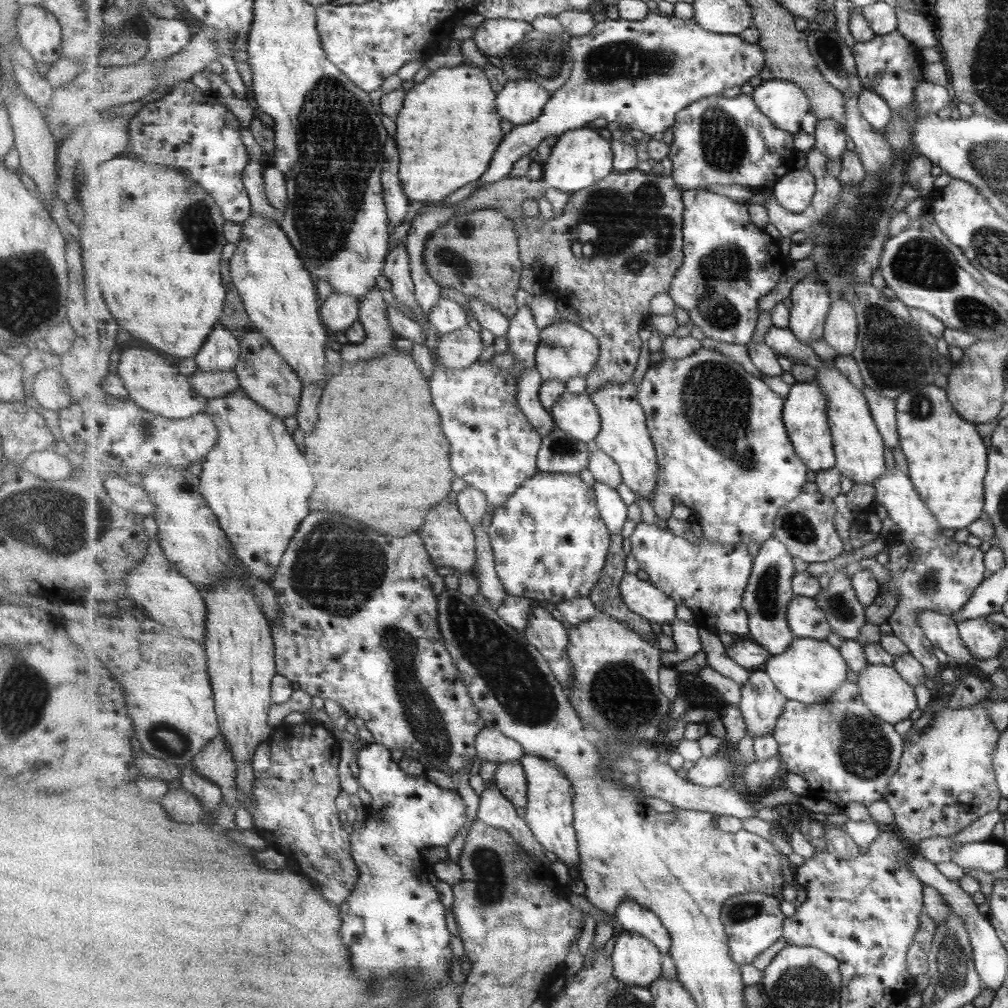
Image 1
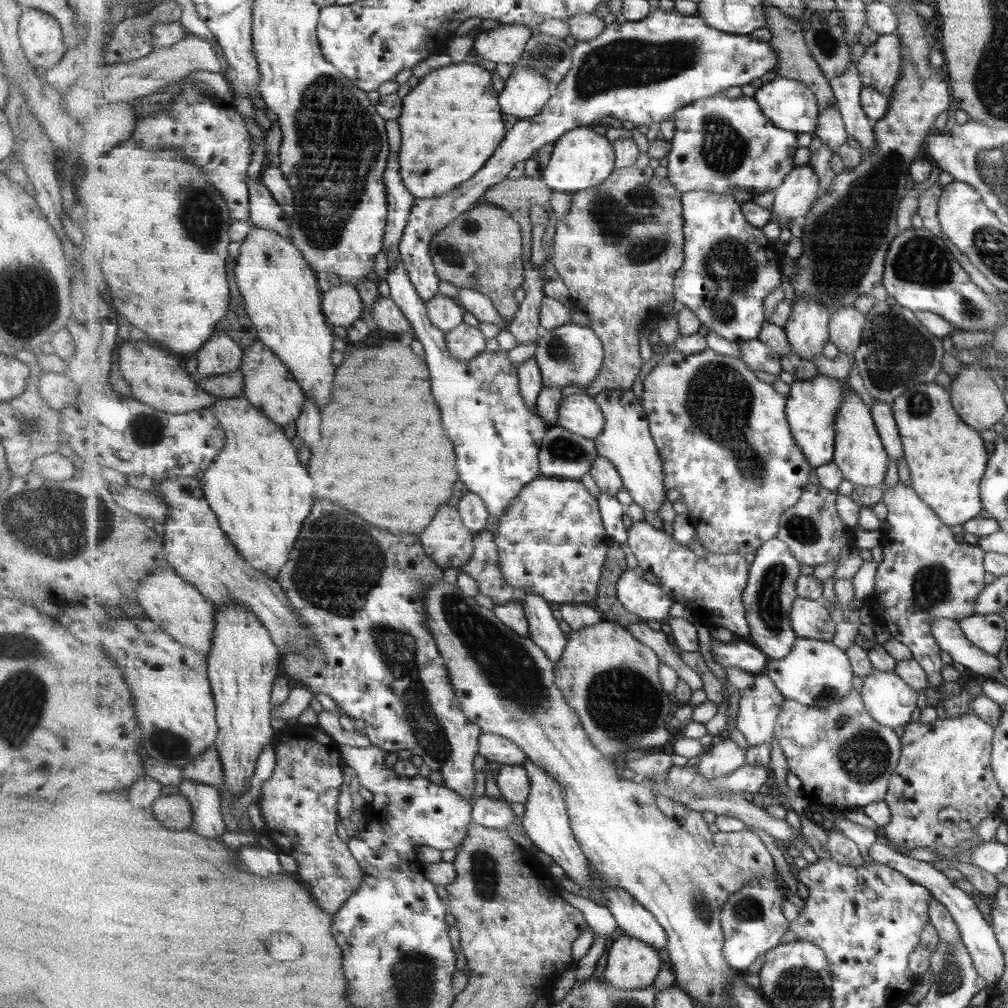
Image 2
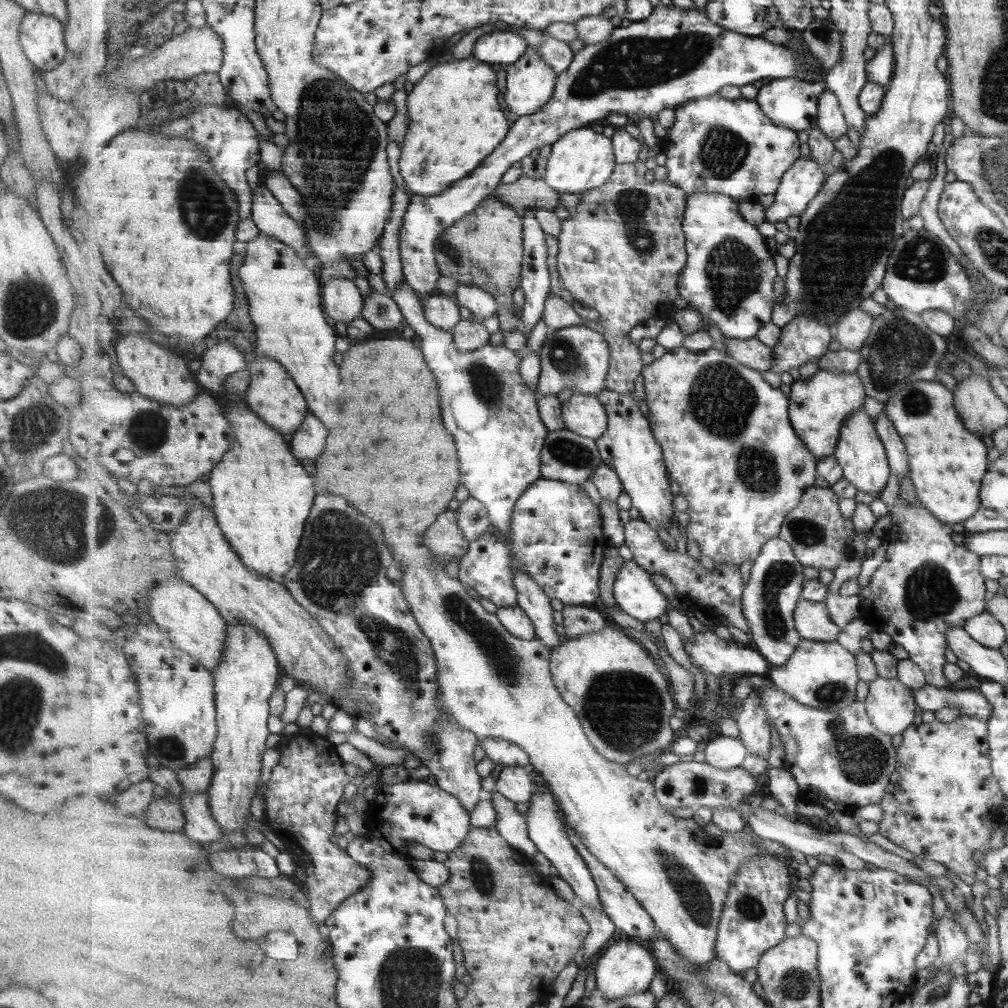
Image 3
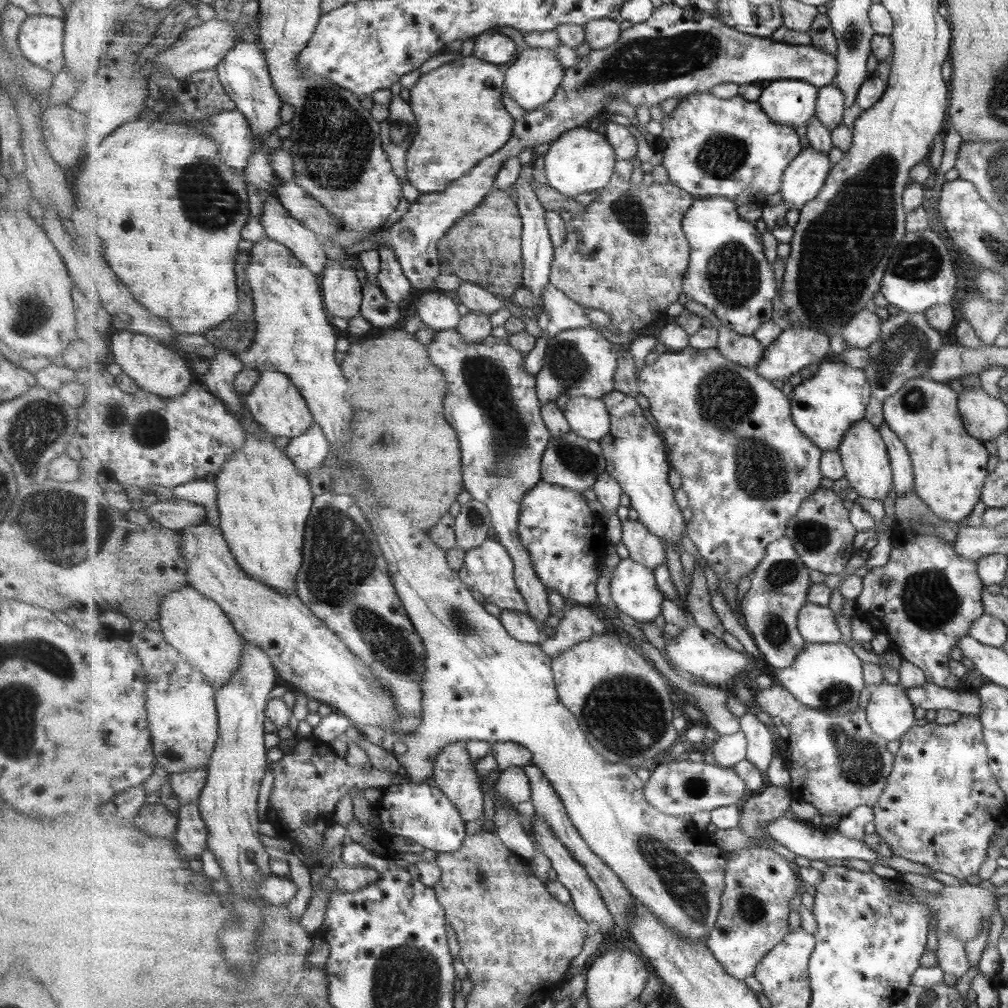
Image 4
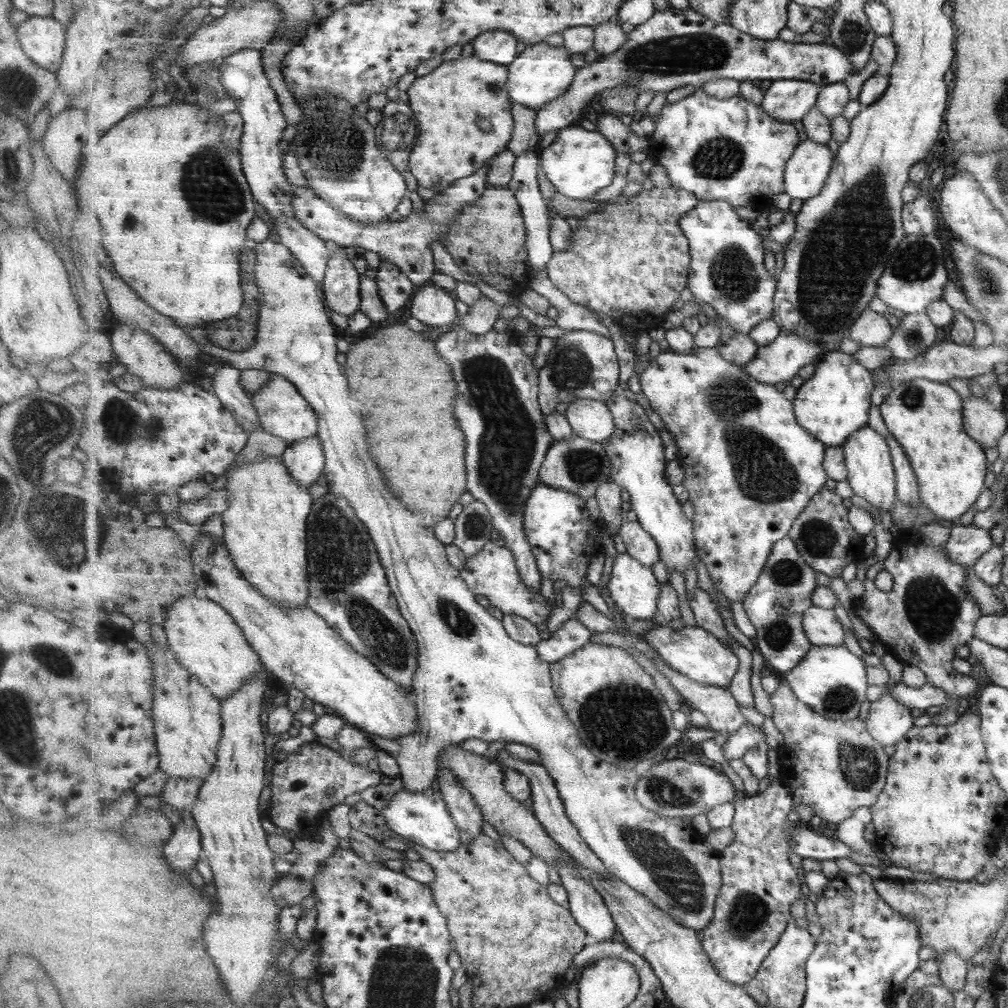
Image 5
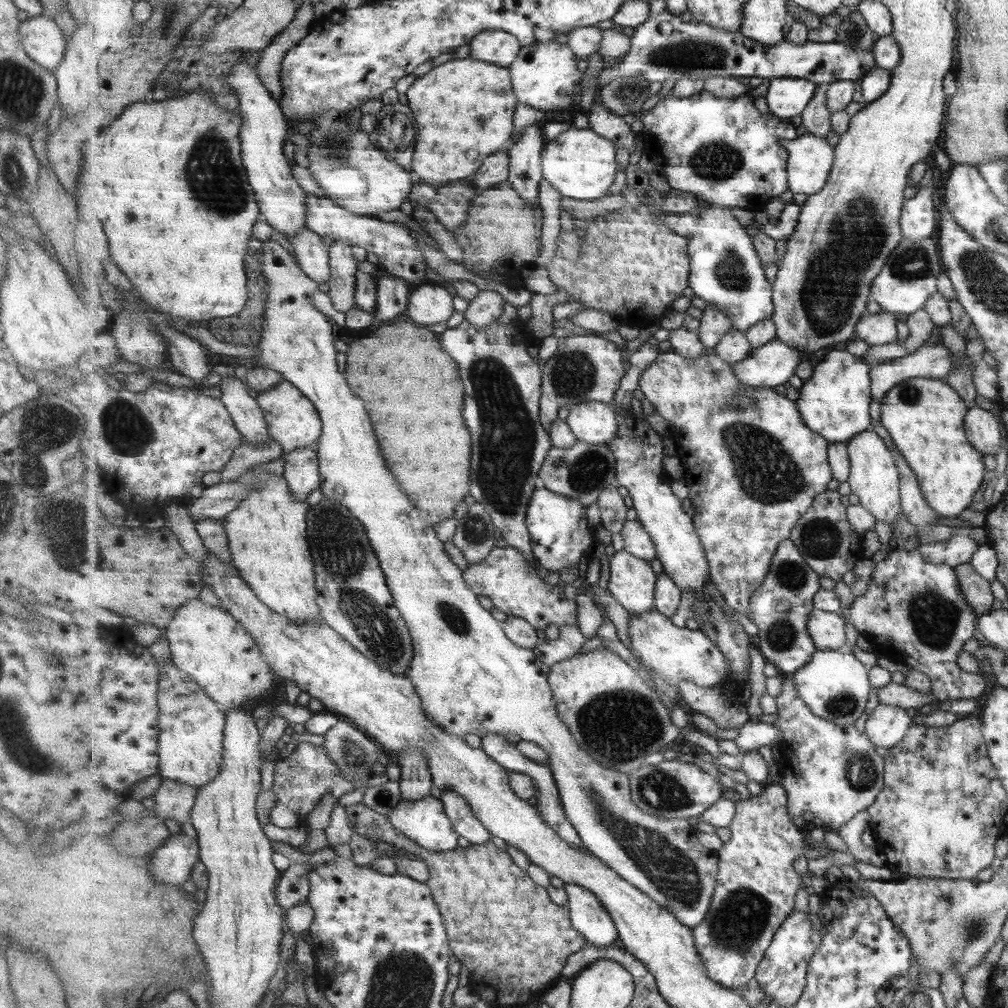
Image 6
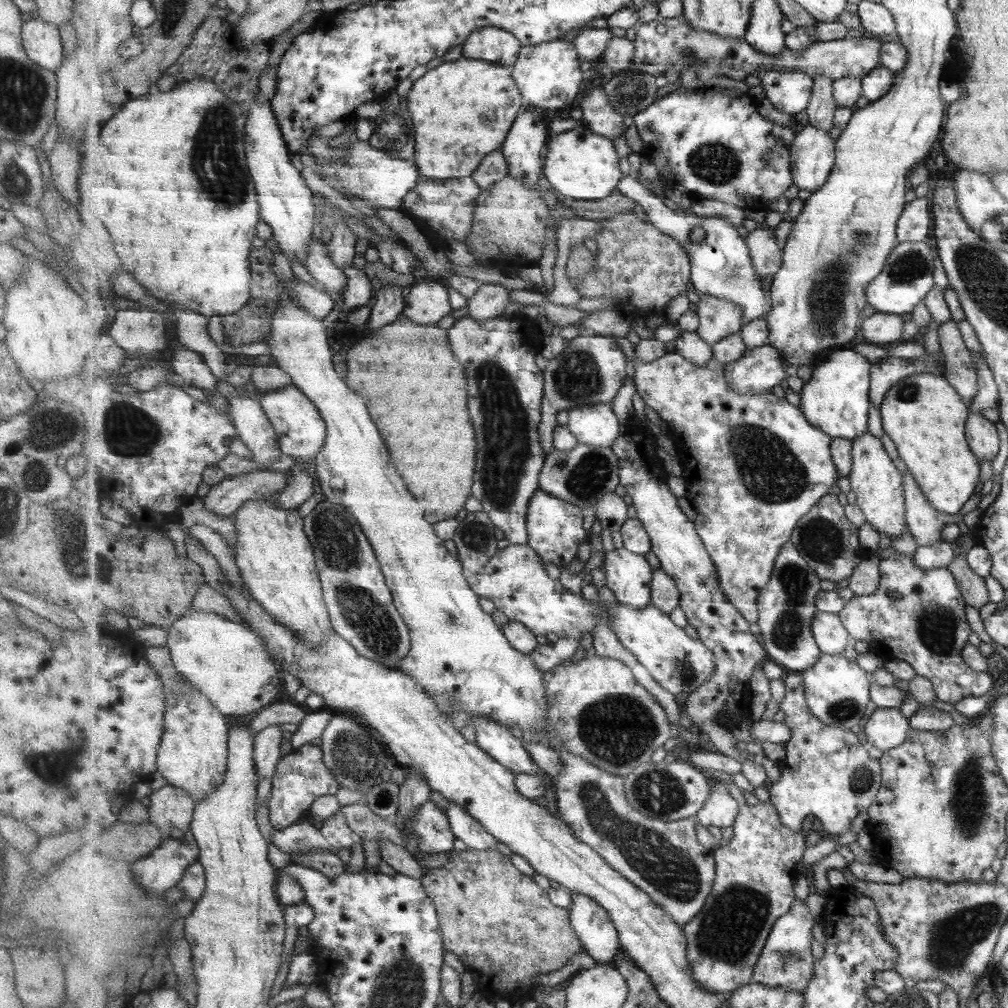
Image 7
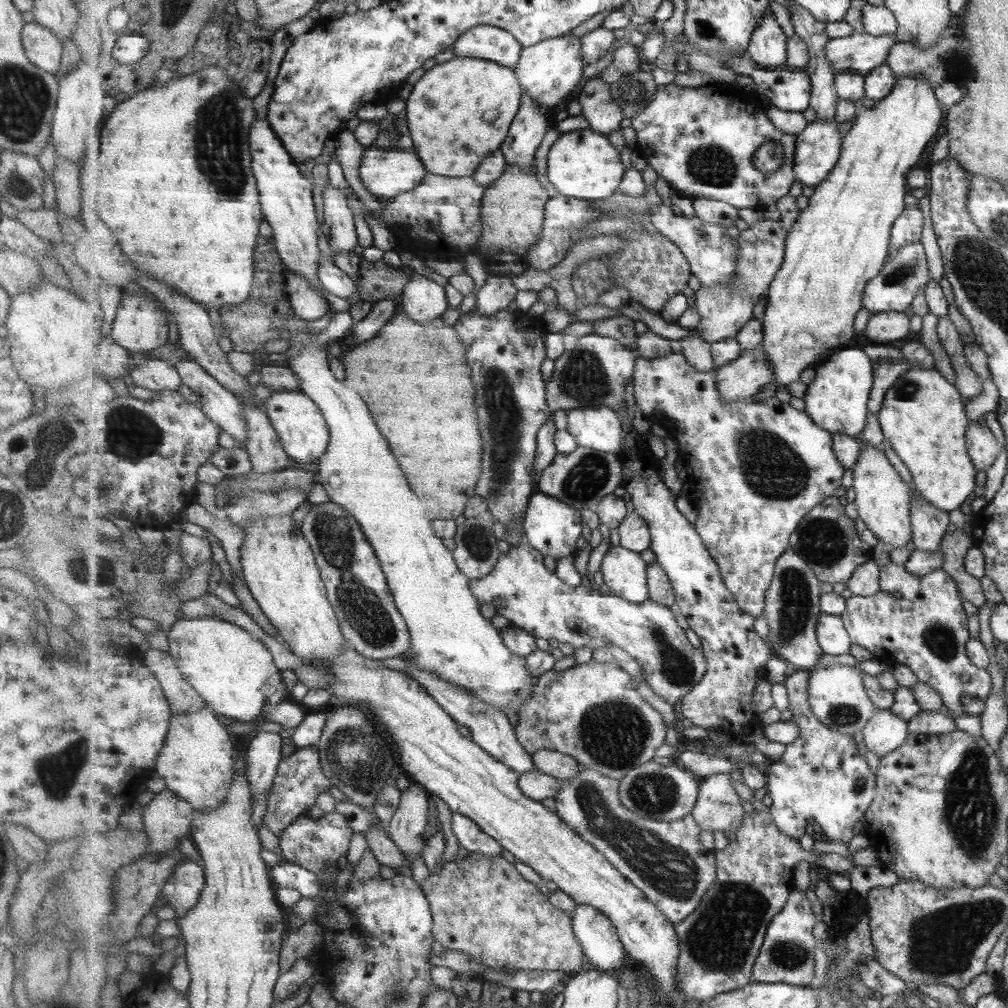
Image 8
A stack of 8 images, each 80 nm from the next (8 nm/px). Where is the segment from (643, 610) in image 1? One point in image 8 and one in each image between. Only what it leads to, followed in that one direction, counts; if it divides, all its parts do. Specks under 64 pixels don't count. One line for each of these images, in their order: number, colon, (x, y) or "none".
2: (647, 601)
3: (634, 589)
4: (634, 590)
5: (633, 587)
6: (632, 583)
7: (629, 576)
8: (624, 571)

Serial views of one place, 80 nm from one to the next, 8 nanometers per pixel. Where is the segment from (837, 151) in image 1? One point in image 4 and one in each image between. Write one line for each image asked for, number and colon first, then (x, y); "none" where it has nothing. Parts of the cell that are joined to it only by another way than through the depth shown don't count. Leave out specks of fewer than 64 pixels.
2: (831, 130)
3: (832, 121)
4: (830, 108)

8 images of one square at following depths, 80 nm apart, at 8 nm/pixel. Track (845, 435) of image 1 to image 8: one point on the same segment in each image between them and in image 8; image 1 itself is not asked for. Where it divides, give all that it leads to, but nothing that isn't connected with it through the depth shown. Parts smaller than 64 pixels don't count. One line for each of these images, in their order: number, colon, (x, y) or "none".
2: (860, 453)
3: (861, 452)
4: (865, 454)
5: (868, 456)
6: (873, 477)
7: (877, 485)
8: (881, 496)

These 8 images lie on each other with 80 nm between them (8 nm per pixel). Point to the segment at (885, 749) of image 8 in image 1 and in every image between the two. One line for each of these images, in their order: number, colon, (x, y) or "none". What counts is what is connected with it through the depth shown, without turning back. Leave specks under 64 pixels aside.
1: (890, 698)
2: (890, 701)
3: (890, 705)
4: (890, 714)
5: (888, 720)
6: (887, 725)
7: (886, 728)

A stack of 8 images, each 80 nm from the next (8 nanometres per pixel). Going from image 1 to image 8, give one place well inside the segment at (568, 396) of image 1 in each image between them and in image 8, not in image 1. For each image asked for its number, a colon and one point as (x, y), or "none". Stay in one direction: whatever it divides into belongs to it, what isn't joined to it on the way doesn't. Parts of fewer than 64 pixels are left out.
2: (580, 413)
3: (584, 414)
4: (590, 418)
5: (593, 420)
6: (596, 422)
7: (597, 424)
8: (600, 428)

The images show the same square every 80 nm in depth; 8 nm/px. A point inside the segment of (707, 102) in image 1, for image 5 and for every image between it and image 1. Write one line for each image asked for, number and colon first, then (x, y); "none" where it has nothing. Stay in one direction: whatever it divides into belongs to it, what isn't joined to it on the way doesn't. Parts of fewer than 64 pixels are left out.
2: (721, 145)
3: (715, 145)
4: (731, 148)
5: (731, 150)

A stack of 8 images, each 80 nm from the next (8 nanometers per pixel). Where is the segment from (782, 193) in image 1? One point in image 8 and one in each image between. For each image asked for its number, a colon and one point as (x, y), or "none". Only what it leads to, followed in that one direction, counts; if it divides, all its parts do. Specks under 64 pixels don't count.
2: (802, 188)
3: (804, 181)
4: (805, 178)
5: (807, 173)
6: (812, 158)
7: (814, 156)
8: (819, 147)

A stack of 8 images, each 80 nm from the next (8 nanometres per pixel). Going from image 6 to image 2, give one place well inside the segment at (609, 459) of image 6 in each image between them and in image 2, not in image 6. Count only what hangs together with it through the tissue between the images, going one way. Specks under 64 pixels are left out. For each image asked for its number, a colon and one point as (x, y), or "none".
2: (564, 454)
3: (568, 457)
4: (572, 461)
5: (580, 466)

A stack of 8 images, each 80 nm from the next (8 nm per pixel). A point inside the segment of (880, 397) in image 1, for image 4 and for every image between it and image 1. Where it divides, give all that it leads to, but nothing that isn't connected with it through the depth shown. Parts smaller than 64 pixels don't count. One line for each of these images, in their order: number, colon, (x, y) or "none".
2: (883, 417)
3: (895, 448)
4: (900, 462)

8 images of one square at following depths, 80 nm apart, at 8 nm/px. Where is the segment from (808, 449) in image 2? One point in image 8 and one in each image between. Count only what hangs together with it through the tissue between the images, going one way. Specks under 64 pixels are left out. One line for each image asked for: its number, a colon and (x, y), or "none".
3: (819, 407)
4: (826, 408)
5: (835, 403)
6: (836, 402)
7: (837, 400)
8: (838, 400)

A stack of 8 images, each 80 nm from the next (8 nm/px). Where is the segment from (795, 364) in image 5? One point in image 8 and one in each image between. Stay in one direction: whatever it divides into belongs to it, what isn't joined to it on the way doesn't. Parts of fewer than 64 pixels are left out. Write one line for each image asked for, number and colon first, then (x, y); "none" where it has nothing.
6: (772, 365)
7: (759, 369)
8: (739, 380)

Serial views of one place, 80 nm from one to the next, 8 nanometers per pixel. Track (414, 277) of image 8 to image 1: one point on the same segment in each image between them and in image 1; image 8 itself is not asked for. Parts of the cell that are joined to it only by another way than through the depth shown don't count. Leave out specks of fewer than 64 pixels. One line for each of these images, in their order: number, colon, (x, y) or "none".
1: (447, 316)
2: (446, 313)
3: (440, 310)
4: (435, 310)
5: (434, 306)
6: (431, 303)
7: (427, 302)

